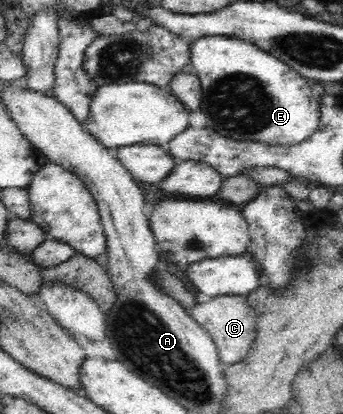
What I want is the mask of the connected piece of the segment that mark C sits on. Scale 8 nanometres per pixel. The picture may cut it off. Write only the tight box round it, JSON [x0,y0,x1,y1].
[190,295,256,365]

